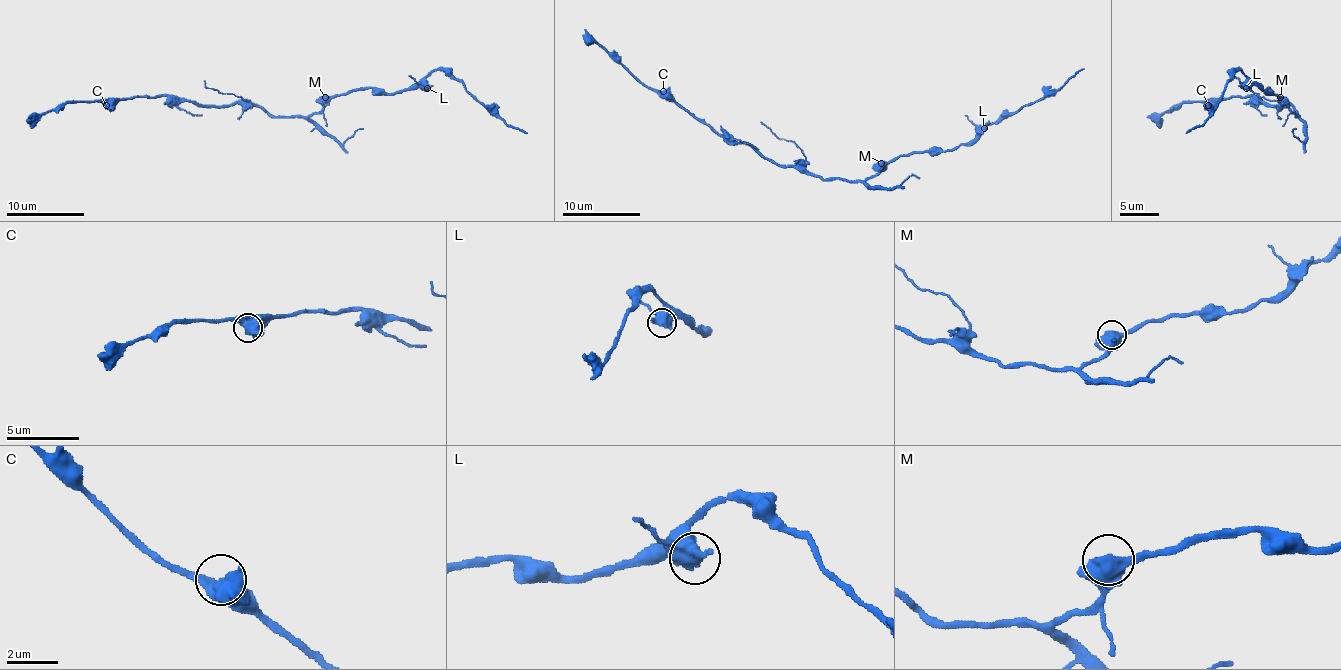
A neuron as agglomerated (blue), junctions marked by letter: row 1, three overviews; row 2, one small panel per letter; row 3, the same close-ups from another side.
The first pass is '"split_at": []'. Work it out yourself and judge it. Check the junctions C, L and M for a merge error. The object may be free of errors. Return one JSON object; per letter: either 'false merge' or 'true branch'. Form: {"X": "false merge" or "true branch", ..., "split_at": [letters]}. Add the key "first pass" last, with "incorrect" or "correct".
{"C": "true branch", "L": "true branch", "M": "true branch", "split_at": [], "first pass": "correct"}

